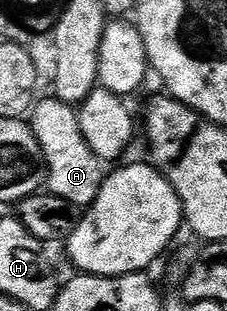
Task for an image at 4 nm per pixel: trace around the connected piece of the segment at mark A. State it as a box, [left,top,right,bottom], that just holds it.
[31,97,103,209]

